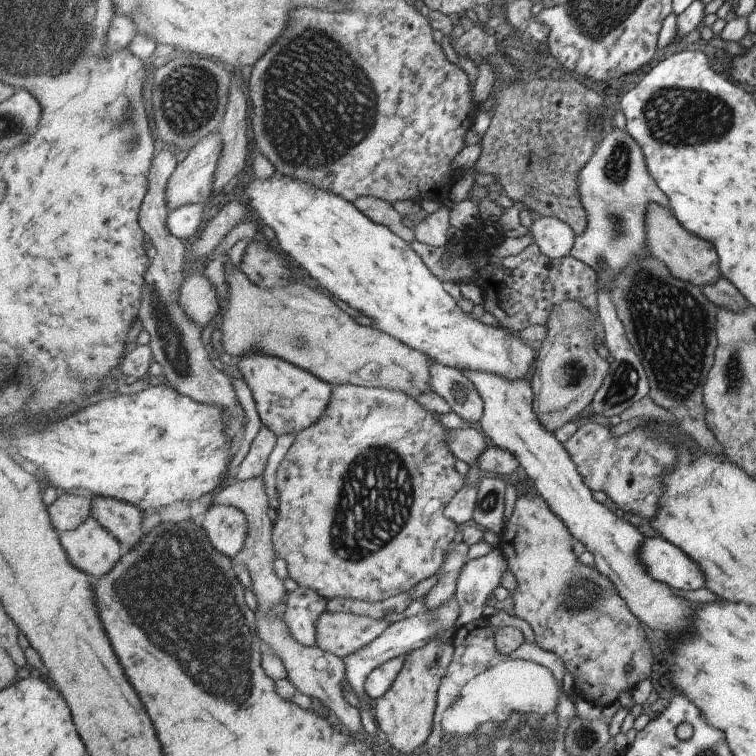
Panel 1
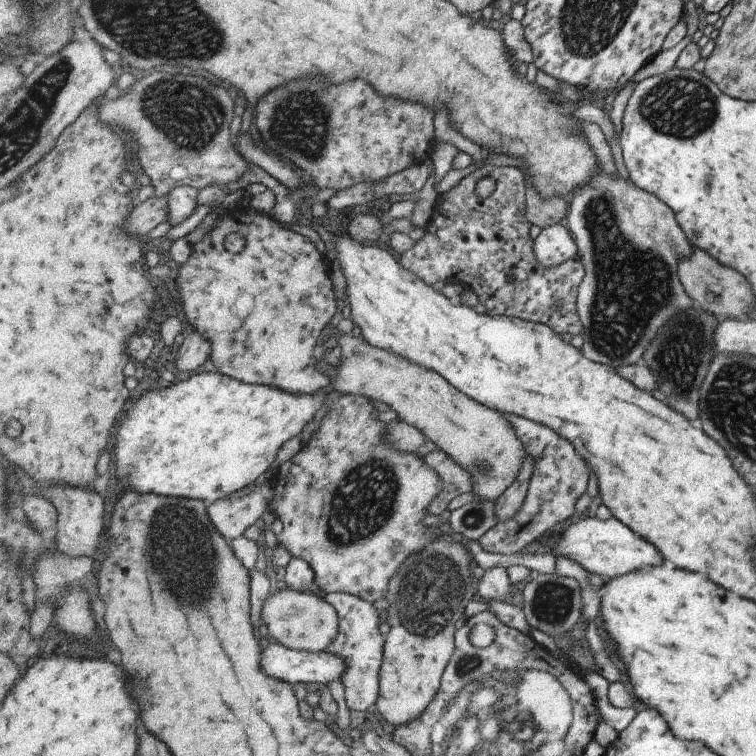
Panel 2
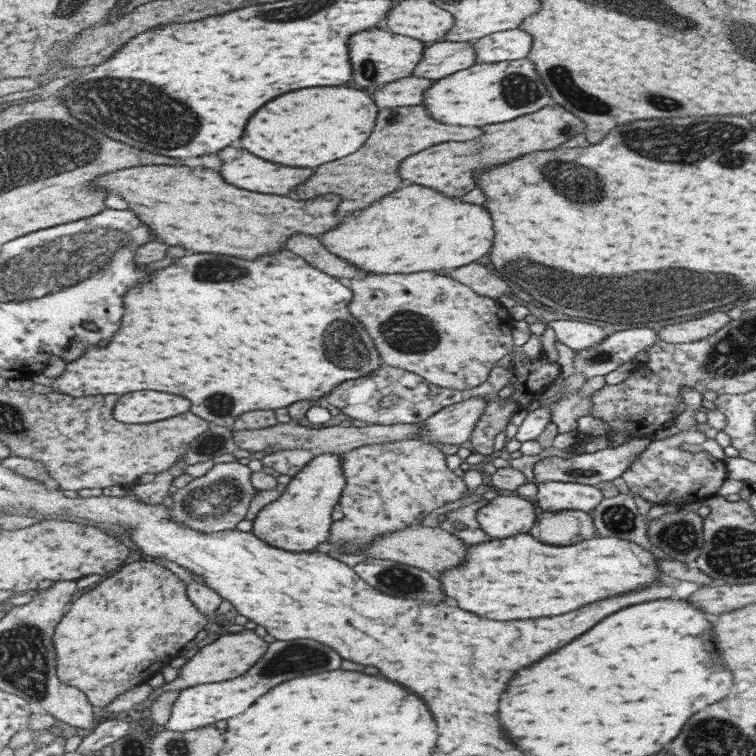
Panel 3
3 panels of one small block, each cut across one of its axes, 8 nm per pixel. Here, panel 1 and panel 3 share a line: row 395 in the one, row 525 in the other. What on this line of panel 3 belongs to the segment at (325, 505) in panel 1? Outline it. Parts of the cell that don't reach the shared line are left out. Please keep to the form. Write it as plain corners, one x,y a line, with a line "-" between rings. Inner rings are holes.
421,439
361,446
343,453
340,460
348,482
340,500
344,518
334,522
328,542
344,554
363,554
379,535
405,529
435,508
469,496
463,477
447,466
439,446

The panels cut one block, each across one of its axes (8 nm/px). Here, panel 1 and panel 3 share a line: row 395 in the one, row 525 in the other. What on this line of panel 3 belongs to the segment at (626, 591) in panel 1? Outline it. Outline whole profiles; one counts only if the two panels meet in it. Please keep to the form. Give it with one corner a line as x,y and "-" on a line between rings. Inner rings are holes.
498,495
491,501
482,502
476,511
476,520
489,536
507,538
513,534
529,533
535,527
537,512
533,499
517,496

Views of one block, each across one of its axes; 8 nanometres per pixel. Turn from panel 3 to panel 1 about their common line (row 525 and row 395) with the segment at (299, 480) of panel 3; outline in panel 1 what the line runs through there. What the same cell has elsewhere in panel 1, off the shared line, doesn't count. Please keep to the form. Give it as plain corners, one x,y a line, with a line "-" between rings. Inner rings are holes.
255,352
237,362
252,392
262,424
277,435
293,431
299,434
309,429
324,417
332,402
334,386
278,357

